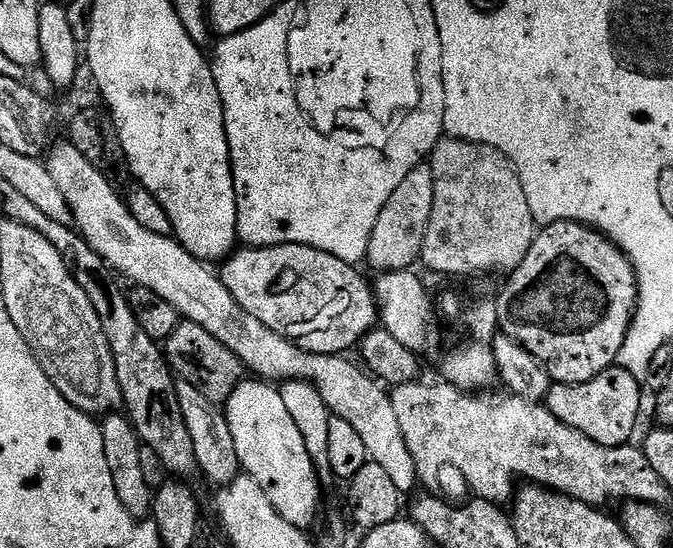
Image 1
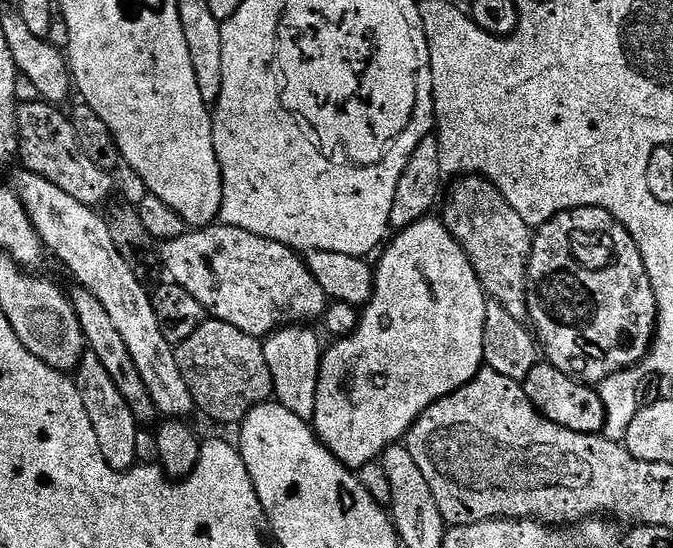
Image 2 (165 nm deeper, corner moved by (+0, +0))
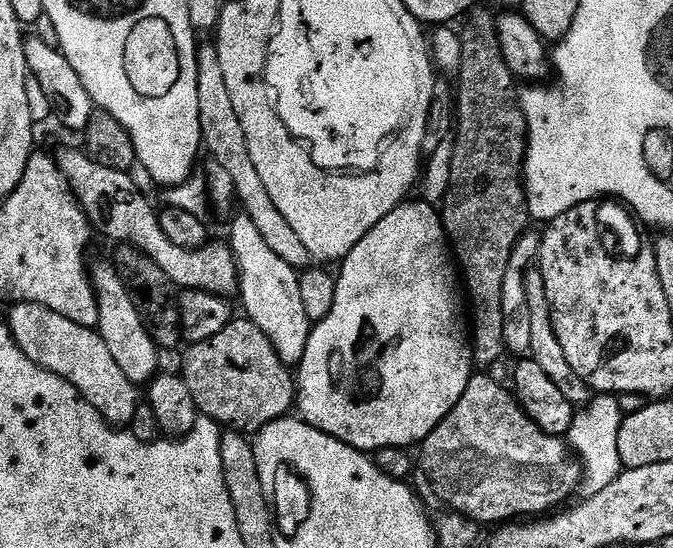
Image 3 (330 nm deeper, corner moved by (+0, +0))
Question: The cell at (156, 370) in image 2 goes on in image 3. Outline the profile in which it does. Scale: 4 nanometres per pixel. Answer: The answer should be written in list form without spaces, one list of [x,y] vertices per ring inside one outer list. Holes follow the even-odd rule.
[[[111,263],[104,264],[101,268],[93,267],[90,275],[100,306],[98,331],[101,338],[106,342],[106,346],[110,346],[110,355],[114,357],[114,362],[118,362],[122,374],[126,374],[126,378],[130,378],[134,385],[147,385],[161,371],[162,352],[156,339],[152,337],[149,325],[140,315],[135,296],[129,292]]]

